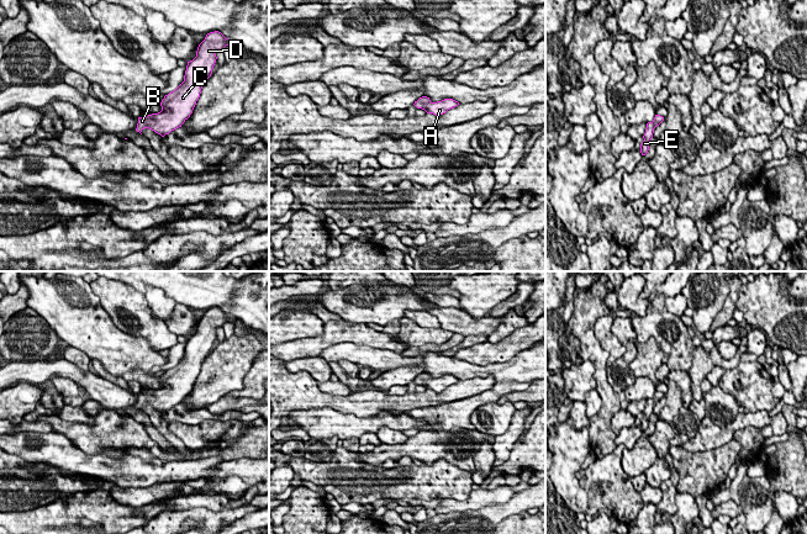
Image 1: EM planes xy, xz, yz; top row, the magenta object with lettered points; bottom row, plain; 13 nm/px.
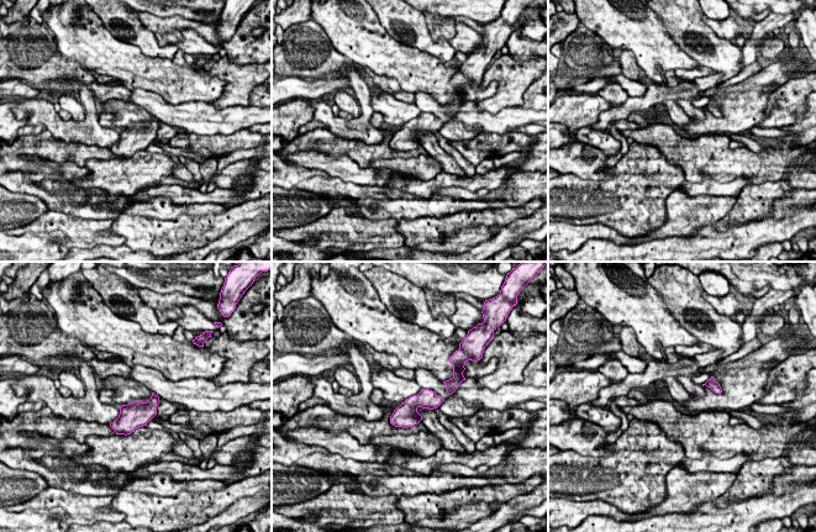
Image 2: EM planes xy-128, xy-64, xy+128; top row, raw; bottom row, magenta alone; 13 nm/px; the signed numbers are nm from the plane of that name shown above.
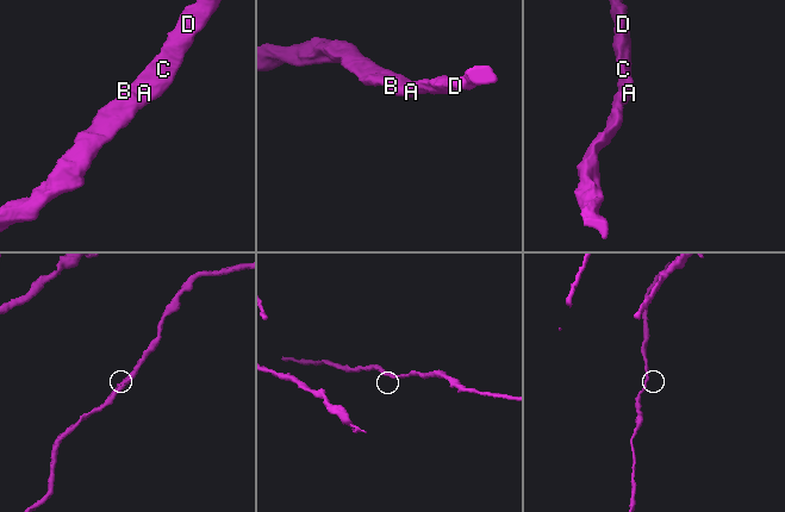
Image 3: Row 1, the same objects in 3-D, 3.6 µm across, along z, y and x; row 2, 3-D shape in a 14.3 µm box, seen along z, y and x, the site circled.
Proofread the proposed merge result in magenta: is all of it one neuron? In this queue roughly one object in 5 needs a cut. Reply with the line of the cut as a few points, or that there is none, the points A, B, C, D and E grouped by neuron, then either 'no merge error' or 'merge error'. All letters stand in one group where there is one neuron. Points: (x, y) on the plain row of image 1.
no cut | A B C D E | no merge error

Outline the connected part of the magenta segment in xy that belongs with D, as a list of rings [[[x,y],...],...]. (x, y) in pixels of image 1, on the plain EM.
[[[218,307],[207,310],[197,323],[196,333],[188,338],[184,358],[164,372],[160,388],[138,393],[136,407],[141,409],[144,405],[149,405],[164,413],[181,403],[192,390],[202,361],[212,350],[216,329],[231,319],[232,317]]]

